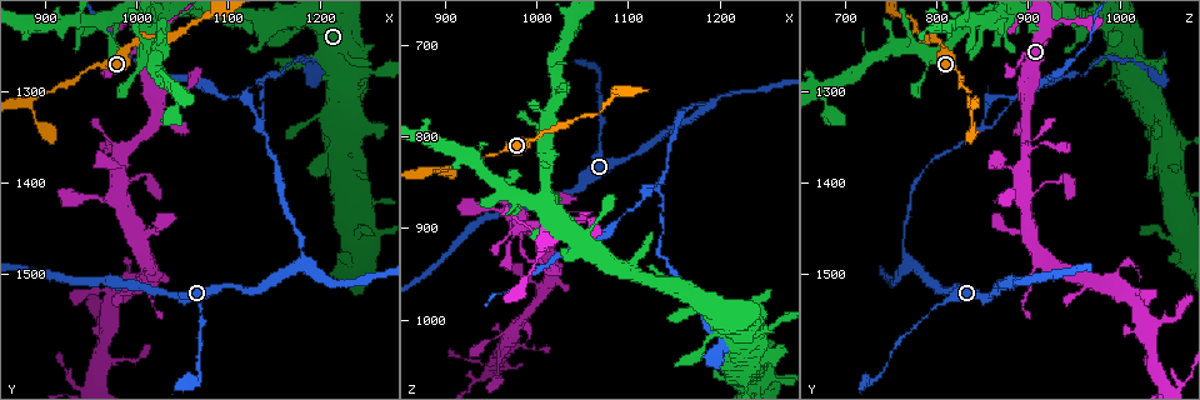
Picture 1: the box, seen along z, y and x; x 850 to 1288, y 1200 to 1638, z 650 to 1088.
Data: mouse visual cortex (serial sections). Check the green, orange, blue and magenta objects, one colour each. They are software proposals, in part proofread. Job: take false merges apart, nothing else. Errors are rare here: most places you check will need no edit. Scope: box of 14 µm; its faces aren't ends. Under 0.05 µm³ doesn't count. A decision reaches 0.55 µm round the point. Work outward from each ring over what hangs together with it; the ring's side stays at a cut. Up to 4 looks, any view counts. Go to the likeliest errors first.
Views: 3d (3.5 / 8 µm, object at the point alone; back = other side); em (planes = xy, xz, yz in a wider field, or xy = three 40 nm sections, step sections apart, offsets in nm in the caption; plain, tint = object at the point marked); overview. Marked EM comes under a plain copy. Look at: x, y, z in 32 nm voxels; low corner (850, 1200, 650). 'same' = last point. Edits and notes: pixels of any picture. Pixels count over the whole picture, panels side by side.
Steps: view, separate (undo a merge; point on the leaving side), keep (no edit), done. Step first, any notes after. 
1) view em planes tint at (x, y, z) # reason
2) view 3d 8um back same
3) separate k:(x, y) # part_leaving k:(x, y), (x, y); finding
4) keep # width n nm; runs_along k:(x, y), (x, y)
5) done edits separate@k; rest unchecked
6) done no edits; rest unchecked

view 3d 3.5um at (1135, 1335, 850) # two arms in line, one across

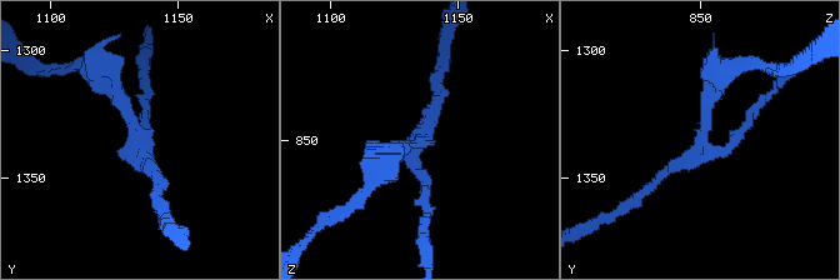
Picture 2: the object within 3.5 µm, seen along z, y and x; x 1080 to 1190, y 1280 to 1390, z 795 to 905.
view em xy step 3 tint at (1135, 1339, 849) # arms 3; arm_widths 150, 150, 200 nm

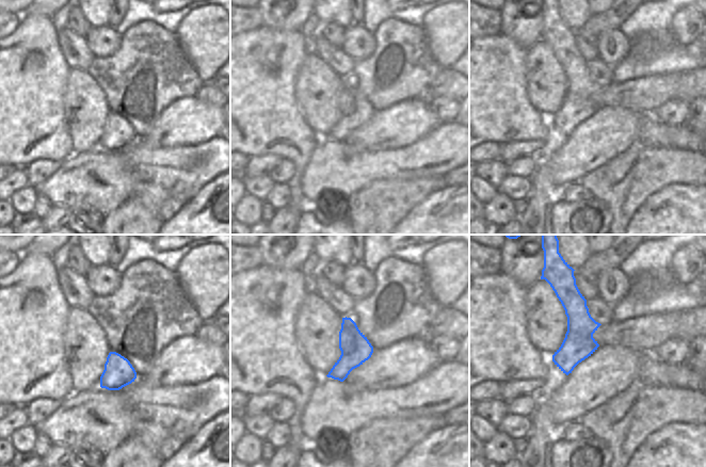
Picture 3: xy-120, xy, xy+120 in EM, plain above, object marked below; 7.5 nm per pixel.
keep # runs_along 2:(638, 199), (698, 149), (724, 153), (755, 110); continuous, no second cell

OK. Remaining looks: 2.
view 3d 3.5um at (880, 1315, 835) # side arm on a straight run

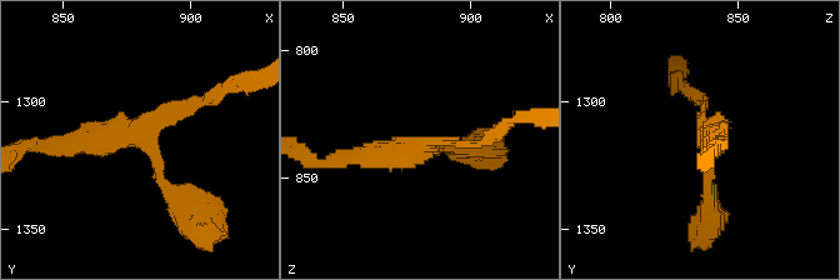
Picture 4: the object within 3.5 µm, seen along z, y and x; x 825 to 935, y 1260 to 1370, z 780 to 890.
view em xy step 2 tint at (882, 1312, 838) # arms 3; arm_widths 150, 150, 250 nm

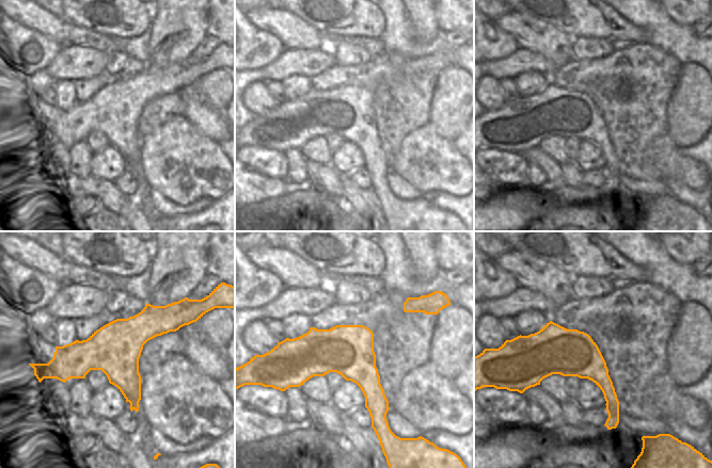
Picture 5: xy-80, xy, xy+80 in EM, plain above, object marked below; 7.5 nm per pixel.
keep # runs_along 5:(178, 321), (48, 370); all the same cell

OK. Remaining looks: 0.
done no edits; rest unchecked

